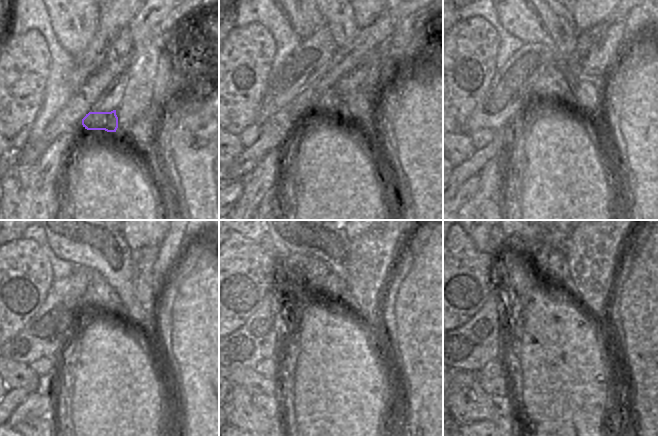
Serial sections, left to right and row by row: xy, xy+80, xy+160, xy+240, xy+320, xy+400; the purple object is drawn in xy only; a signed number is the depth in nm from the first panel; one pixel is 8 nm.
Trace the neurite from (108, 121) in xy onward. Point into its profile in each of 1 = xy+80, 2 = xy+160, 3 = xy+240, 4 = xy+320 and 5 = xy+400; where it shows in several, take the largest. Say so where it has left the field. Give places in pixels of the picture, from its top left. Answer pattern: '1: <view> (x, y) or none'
1: xy+80 (331, 101)
2: xy+160 (552, 84)
3: xy+240 (100, 294)
4: xy+320 (318, 276)
5: xy+400 (552, 263)

